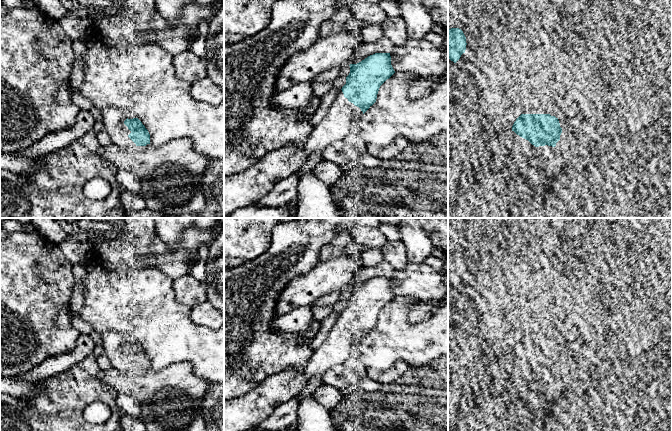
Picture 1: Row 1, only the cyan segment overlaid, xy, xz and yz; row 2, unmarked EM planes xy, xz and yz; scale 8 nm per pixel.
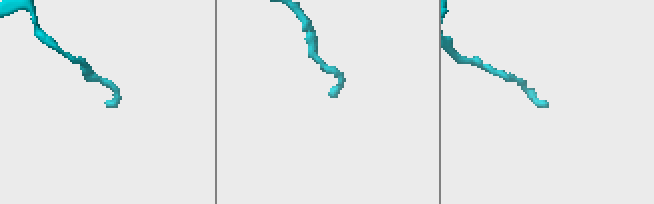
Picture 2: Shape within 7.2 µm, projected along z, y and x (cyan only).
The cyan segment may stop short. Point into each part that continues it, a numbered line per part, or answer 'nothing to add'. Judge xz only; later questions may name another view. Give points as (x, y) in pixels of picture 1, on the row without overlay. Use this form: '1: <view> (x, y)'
1: xz (337, 348)

